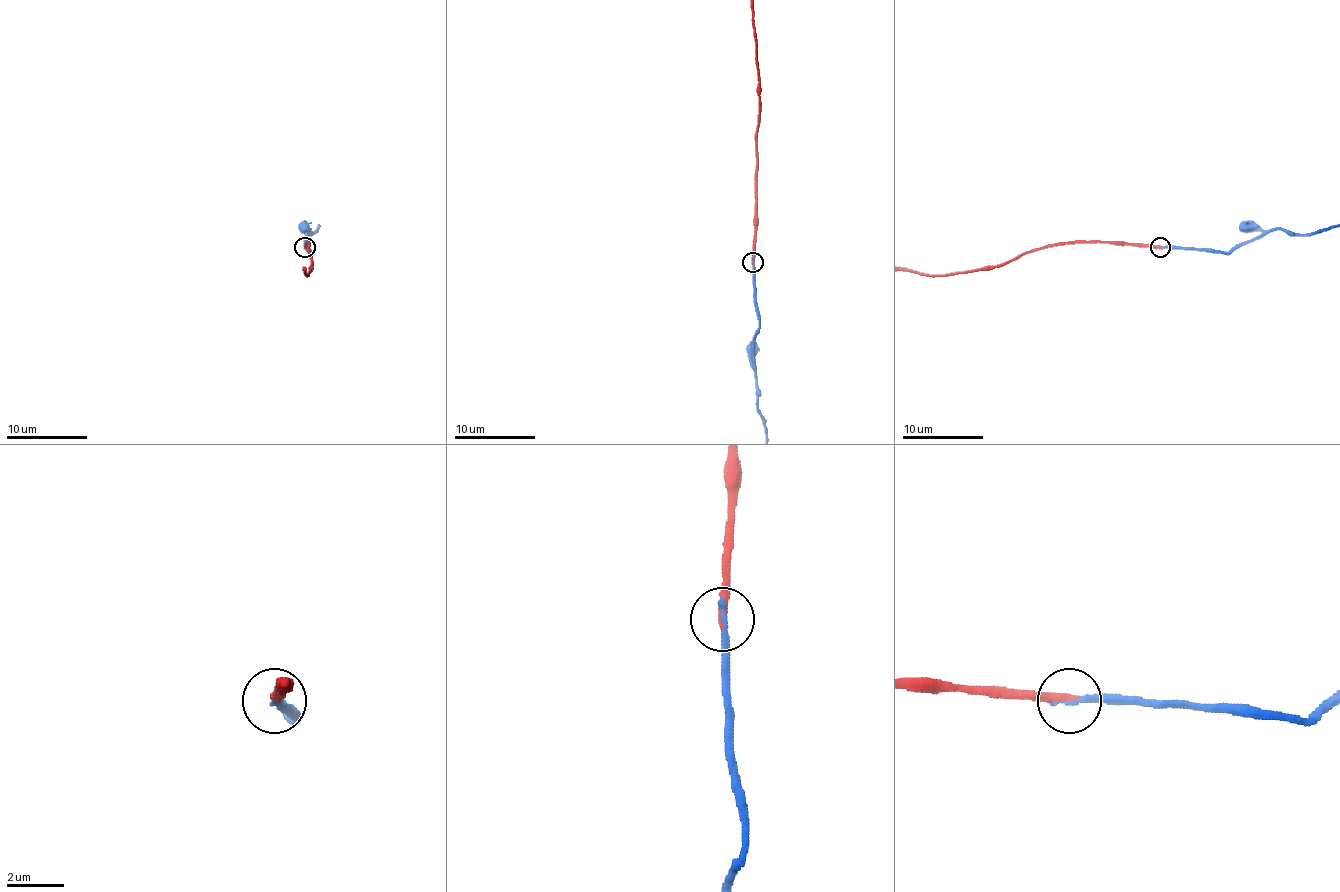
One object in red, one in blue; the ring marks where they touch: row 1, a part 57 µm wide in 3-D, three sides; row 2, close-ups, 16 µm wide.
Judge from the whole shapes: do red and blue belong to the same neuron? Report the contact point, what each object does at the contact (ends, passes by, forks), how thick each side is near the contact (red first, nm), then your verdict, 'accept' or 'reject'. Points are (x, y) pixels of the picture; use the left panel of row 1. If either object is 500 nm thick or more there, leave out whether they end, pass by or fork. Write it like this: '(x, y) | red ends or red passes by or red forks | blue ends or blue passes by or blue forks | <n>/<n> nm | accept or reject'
(305, 247) | red ends | blue ends | 320/200 nm | accept

